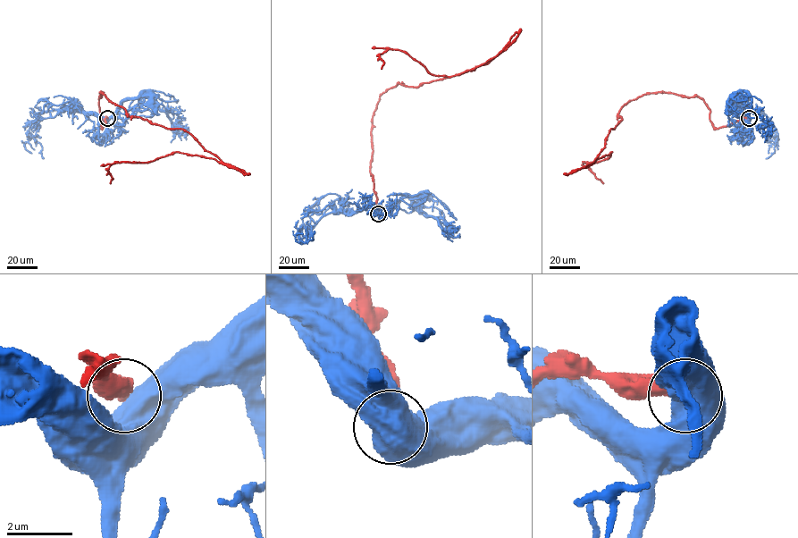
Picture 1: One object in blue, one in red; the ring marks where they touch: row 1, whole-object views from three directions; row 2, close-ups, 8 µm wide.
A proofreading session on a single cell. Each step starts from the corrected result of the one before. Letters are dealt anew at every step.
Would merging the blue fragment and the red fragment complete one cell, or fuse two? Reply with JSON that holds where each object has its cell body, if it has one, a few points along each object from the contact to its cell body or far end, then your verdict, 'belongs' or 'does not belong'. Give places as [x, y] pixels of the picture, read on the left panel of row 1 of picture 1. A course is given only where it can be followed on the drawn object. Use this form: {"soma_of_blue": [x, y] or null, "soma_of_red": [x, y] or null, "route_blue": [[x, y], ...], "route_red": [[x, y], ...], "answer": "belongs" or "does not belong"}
{"soma_of_blue": null, "soma_of_red": null, "route_blue": [[107, 119], [79, 110], [43, 111], [29, 130], [40, 144], [43, 158]], "route_red": [[107, 118], [103, 129], [101, 92], [130, 116], [185, 130], [239, 169], [172, 152], [113, 163], [110, 183]], "answer": "does not belong"}

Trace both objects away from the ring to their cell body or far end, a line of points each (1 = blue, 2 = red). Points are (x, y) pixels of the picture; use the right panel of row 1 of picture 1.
1: (749, 119), (746, 120), (742, 116), (747, 109), (760, 111), (773, 122), (776, 132), (774, 152), (766, 158)
2: (749, 118), (715, 129), (697, 96), (630, 100), (599, 155), (579, 169), (612, 152), (583, 162), (603, 183)

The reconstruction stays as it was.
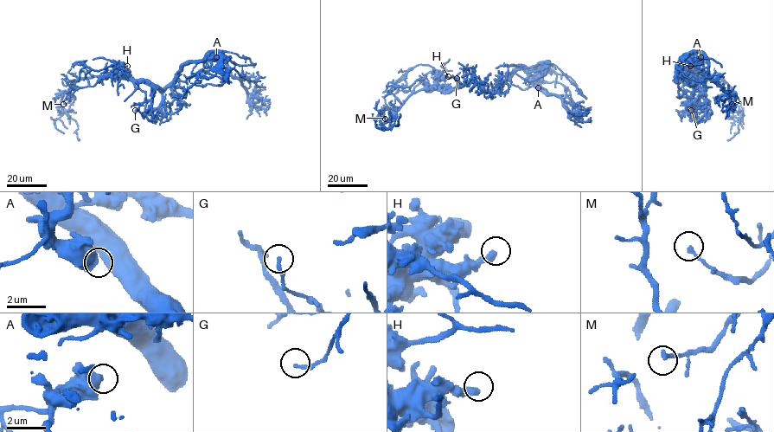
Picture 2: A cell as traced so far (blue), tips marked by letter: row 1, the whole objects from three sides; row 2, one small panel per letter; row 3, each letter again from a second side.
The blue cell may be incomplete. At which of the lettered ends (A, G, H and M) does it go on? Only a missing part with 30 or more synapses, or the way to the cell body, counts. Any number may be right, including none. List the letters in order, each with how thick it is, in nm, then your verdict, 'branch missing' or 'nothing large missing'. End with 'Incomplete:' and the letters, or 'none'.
A: 700 nm thick; nothing large missing
G: 190 nm thick; nothing large missing
H: 360 nm thick; nothing large missing
M: 200 nm thick; nothing large missing
Incomplete: none

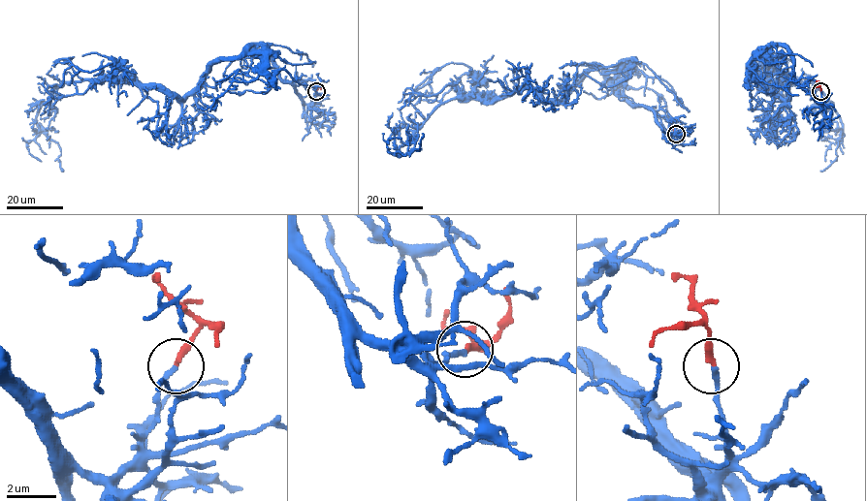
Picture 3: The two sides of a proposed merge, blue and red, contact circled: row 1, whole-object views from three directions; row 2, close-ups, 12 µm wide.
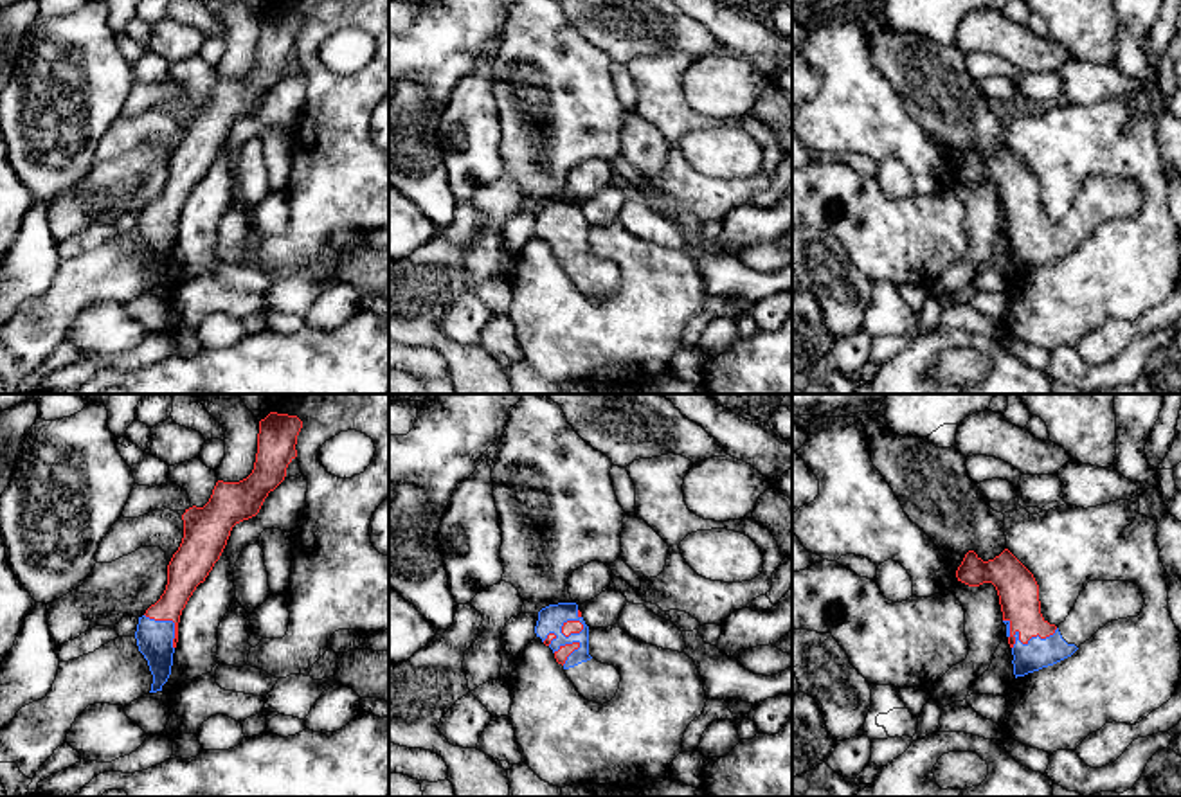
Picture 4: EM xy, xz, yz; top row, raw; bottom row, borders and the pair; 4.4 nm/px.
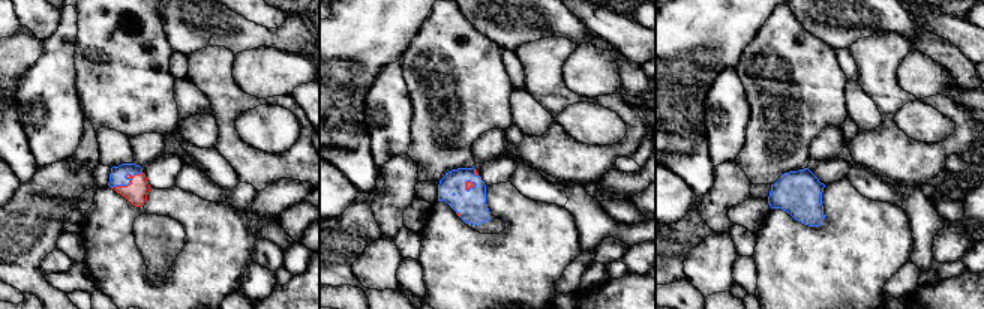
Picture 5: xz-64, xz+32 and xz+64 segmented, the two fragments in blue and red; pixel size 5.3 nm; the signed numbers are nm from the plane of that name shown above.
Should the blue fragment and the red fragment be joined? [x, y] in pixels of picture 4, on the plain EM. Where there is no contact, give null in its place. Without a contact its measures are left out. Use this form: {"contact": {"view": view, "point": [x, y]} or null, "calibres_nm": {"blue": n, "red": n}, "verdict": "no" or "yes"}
{"contact": {"view": "yz", "point": [1028, 240]}, "calibres_nm": {"blue": 140, "red": 180}, "verdict": "yes"}

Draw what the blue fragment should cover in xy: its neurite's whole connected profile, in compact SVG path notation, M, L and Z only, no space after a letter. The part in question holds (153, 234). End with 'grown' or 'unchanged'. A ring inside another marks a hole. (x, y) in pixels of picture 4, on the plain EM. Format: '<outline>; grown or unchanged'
M270 9L259 18L257 50L252 70L239 79L218 77L209 99L203 104L189 104L182 112L184 135L167 162L167 182L160 196L139 214L135 236L139 248L148 257L153 272L149 290L162 288L173 263L173 250L178 239L178 219L182 207L200 180L205 178L214 160L220 157L230 128L236 121L256 113L268 94L286 74L288 61L297 54L297 32L302 18L297 13Z; grown

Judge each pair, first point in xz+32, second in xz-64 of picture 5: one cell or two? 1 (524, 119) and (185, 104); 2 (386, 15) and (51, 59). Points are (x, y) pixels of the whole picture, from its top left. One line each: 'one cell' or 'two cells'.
1: two cells
2: two cells

